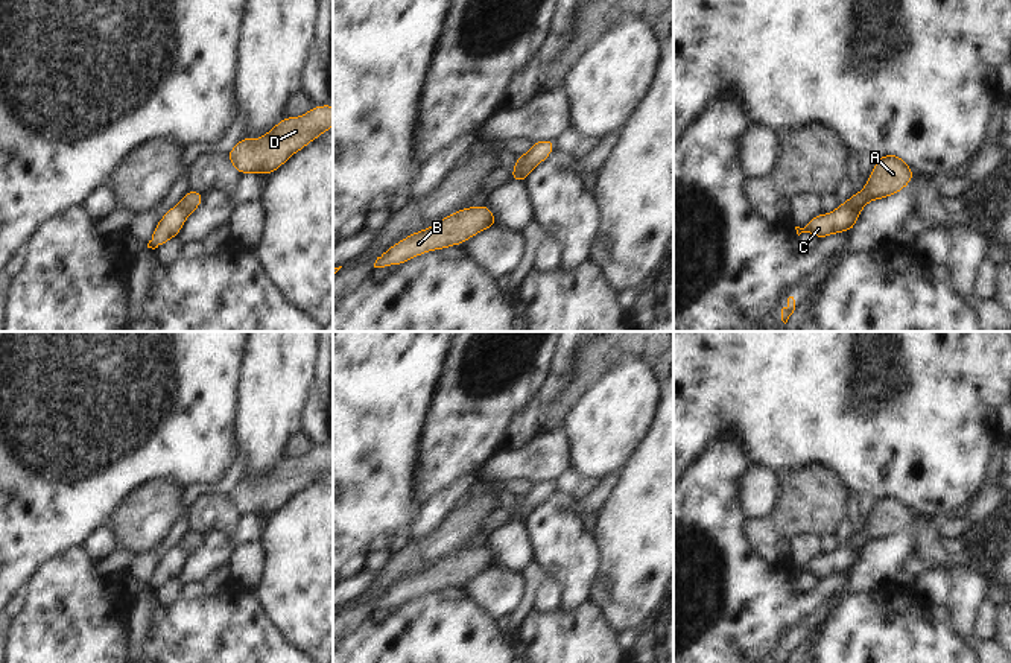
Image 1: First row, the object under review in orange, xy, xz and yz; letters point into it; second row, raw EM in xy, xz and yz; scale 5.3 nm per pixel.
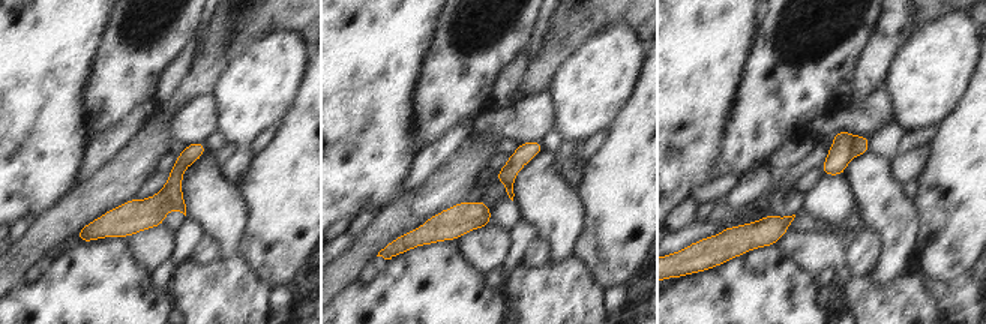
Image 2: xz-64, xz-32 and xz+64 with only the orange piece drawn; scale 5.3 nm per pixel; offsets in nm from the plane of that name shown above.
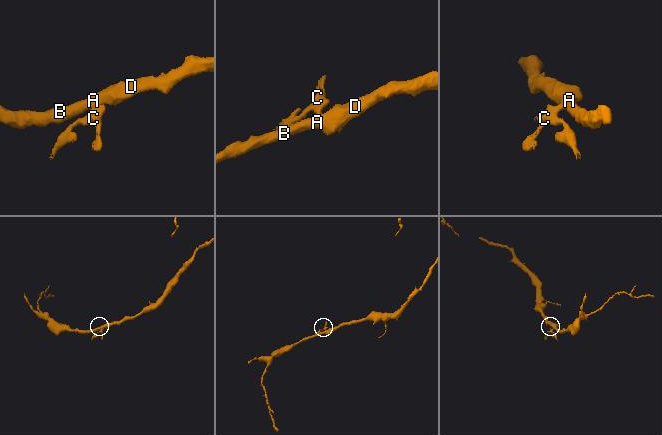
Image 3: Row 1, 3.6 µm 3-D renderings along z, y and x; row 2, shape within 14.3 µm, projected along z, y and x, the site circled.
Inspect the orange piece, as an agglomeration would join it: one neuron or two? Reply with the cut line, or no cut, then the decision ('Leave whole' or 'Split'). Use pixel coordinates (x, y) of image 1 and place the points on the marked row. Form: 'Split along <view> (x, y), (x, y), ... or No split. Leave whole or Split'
Split along yz (843, 204), (858, 215). Split.

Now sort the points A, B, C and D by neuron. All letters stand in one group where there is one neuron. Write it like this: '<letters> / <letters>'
A B D / C

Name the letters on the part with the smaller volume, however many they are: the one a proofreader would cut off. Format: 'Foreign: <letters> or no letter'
Foreign: C

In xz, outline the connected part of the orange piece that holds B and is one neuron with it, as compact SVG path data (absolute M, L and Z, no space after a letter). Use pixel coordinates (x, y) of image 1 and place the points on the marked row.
M488 204L456 210L452 216L444 216L441 222L433 224L430 228L412 233L392 245L377 257L374 268L404 265L410 259L433 249L462 245L473 236L493 227L496 227L496 217Z

